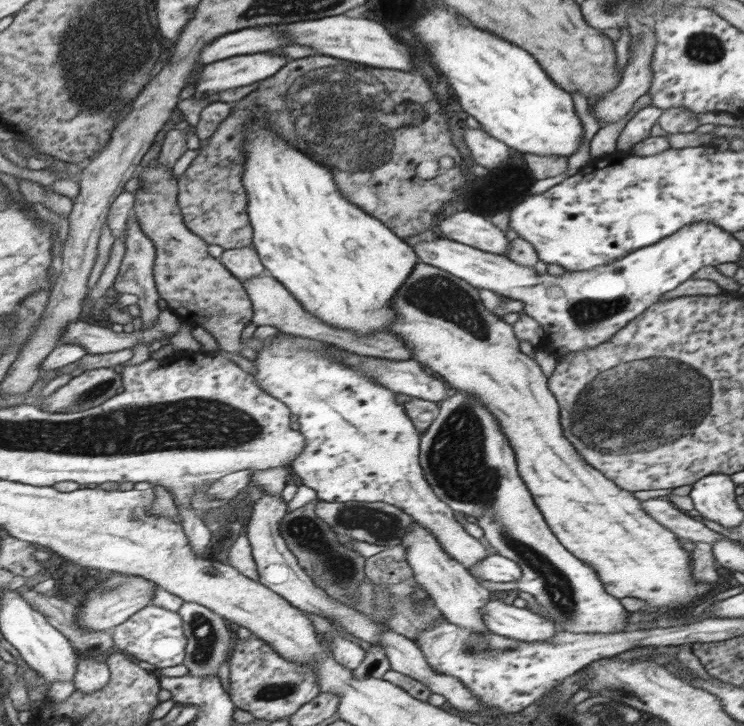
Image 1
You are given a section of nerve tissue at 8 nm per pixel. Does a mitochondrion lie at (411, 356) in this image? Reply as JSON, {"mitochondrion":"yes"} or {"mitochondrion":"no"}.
{"mitochondrion":"no"}

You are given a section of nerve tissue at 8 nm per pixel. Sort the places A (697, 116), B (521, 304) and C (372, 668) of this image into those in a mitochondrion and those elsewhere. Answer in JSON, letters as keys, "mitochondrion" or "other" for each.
{"A":"other","B":"other","C":"other"}

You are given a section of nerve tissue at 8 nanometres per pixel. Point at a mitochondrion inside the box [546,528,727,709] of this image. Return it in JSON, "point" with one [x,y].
{"point":[615,691]}

